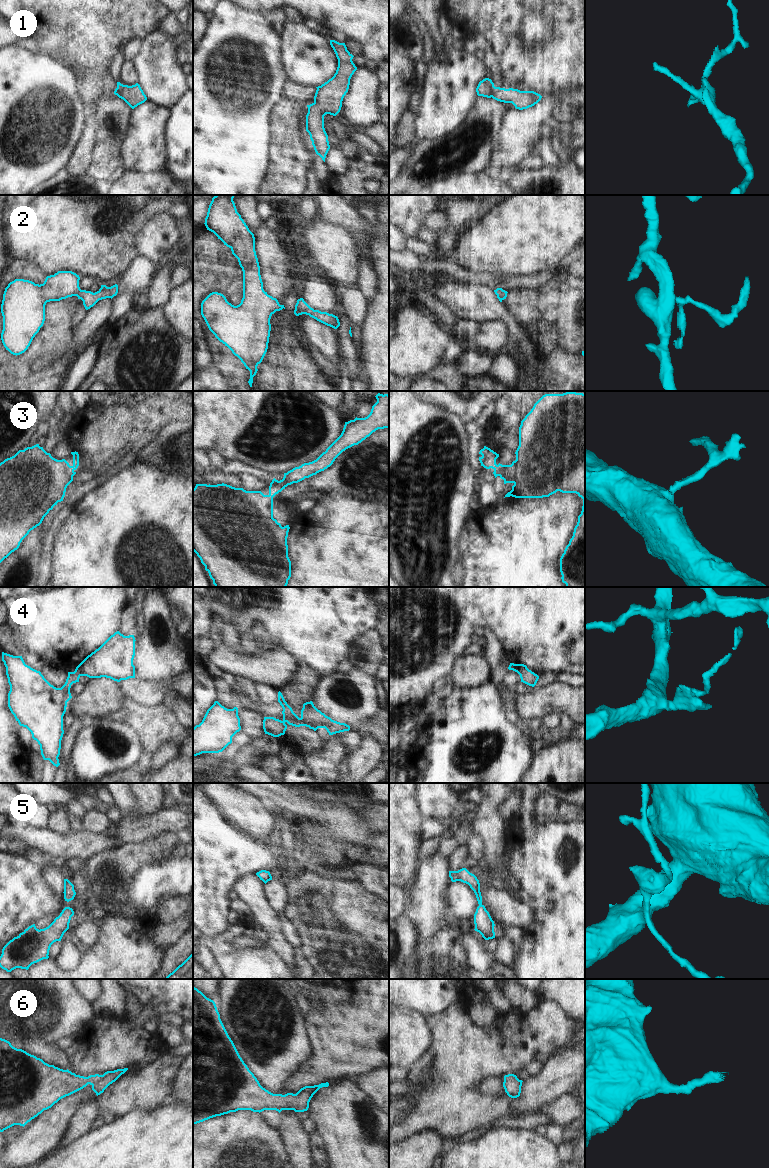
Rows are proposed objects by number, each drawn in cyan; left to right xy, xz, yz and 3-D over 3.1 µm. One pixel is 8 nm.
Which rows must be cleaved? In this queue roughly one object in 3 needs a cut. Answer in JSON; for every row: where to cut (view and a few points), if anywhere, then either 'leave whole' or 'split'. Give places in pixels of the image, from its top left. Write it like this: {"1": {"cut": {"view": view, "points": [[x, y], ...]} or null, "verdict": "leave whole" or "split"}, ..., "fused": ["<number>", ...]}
{"1": {"cut": null, "verdict": "leave whole"}, "2": {"cut": null, "verdict": "leave whole"}, "3": {"cut": null, "verdict": "leave whole"}, "4": {"cut": null, "verdict": "leave whole"}, "5": {"cut": null, "verdict": "leave whole"}, "6": {"cut": null, "verdict": "leave whole"}, "fused": []}

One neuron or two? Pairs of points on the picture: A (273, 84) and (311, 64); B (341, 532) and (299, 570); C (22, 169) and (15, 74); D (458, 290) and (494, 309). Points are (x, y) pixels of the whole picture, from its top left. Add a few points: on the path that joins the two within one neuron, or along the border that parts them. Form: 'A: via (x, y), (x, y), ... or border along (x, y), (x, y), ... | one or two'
A: border along (281, 48), (281, 63), (286, 71) | two
B: via (331, 542), (309, 563) | one
C: via (59, 151), (71, 139), (76, 108), (52, 88) | one
D: via (467, 299), (470, 302), (480, 303), (485, 306) | one

